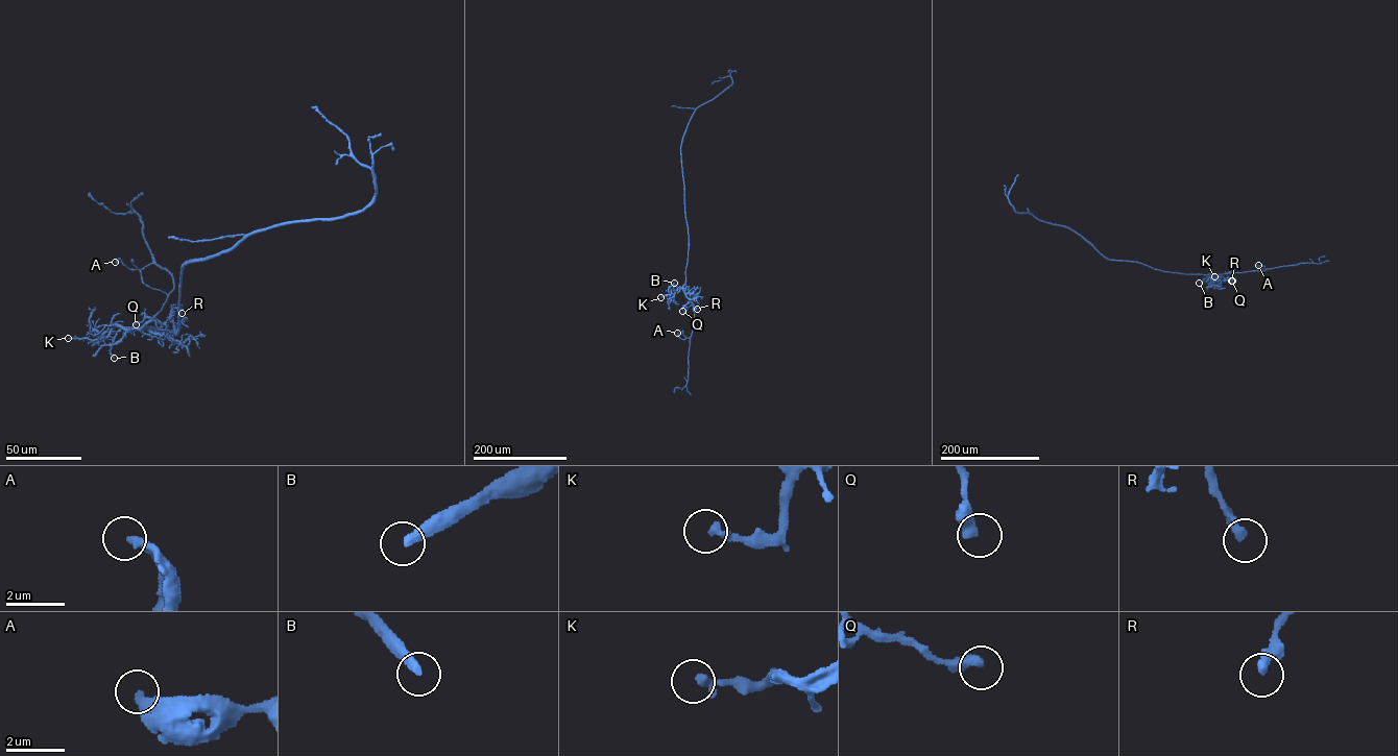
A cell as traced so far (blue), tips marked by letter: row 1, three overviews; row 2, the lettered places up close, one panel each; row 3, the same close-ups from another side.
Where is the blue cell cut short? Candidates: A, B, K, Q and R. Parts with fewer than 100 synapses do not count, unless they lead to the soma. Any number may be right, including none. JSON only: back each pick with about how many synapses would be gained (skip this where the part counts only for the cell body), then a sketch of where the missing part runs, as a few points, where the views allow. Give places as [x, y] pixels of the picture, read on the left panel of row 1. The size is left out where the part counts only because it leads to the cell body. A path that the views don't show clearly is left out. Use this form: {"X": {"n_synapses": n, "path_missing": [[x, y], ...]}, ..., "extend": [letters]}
{"B": {"path_missing": [[114, 358], [124, 372], [127, 384], [113, 401]]}, "extend": ["B"]}

